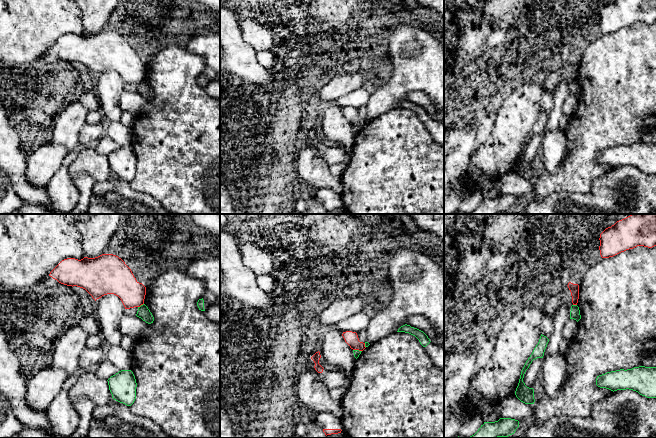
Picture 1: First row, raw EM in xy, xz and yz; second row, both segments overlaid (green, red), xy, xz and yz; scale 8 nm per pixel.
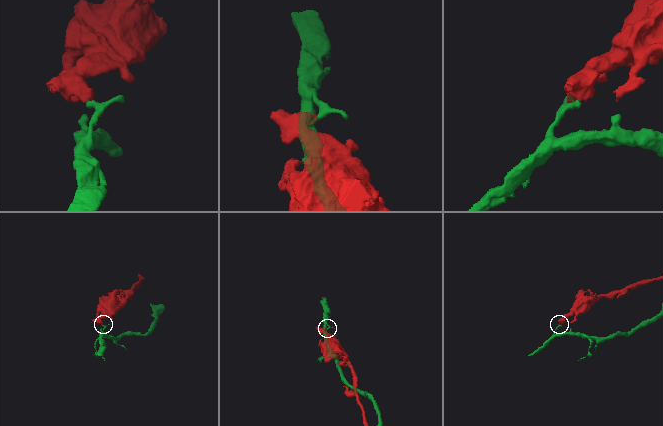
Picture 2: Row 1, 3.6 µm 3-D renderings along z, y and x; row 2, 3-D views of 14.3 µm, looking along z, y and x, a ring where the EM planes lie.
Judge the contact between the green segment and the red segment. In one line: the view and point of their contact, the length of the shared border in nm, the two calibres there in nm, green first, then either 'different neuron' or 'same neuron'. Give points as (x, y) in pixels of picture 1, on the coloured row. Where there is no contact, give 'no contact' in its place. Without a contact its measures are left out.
contact xy (141, 305); length 60 nm; calibres 100 and 220 nm; different neuron

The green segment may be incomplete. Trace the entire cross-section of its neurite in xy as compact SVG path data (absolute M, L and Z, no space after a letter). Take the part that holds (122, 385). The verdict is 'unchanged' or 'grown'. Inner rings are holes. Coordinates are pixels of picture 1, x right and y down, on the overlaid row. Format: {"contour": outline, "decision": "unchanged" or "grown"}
{"contour": "M121 370L108 380L112 398L127 406L131 406L136 399L136 379L131 370Z", "decision": "unchanged"}

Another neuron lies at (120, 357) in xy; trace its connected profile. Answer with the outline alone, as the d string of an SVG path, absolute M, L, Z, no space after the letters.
M110 345L105 359L112 362L120 370L131 370L132 355L120 345Z

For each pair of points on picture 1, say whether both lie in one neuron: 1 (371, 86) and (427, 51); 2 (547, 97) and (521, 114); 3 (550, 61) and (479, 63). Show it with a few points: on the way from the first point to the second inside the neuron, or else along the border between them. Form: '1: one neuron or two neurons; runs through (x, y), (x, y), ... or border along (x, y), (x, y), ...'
1: two neurons; border along (388, 50), (393, 74), (376, 90)
2: two neurons; border along (544, 91), (541, 97), (540, 109)
3: one neuron; runs through (532, 58), (497, 58)

